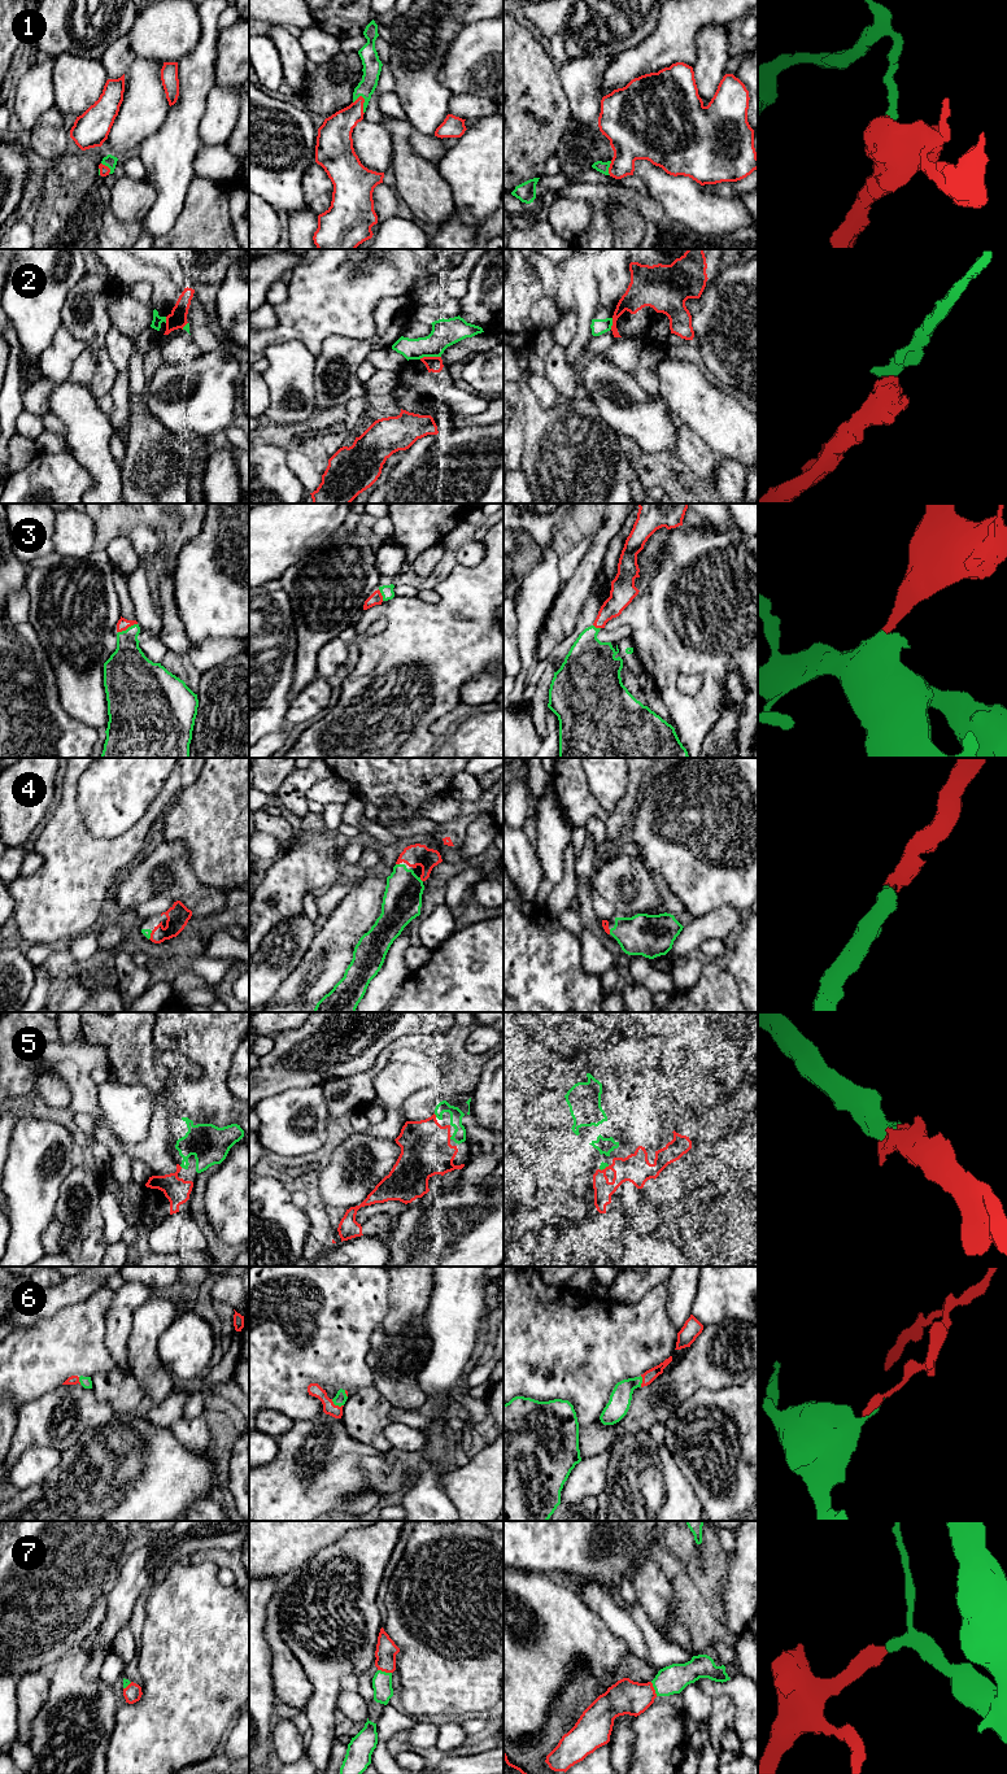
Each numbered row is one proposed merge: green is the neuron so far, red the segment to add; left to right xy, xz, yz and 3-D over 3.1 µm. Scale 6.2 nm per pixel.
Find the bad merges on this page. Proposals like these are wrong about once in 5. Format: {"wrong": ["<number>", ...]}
{"wrong": ["2"]}

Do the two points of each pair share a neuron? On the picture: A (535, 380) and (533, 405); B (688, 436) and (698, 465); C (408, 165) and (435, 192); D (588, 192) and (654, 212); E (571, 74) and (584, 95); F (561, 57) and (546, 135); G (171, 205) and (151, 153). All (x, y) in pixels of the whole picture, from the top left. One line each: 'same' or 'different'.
A: different
B: same
C: same
D: same
E: same
F: different
G: same

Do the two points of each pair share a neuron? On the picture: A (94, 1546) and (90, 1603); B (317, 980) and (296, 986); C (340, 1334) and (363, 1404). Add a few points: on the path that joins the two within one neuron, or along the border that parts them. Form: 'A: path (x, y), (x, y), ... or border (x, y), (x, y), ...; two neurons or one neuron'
A: path (90, 1560), (90, 1589); one neuron
B: path (312, 980), (301, 986); one neuron
C: border (373, 1385), (360, 1389), (348, 1398); two neurons

